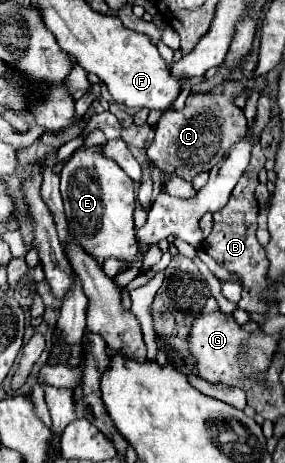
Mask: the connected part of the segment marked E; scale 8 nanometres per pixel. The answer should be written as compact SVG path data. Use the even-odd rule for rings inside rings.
M93 148L75 150L69 164L61 170L61 196L65 202L65 216L75 232L77 242L103 264L107 258L131 262L137 254L133 210L135 210L135 182L123 168L103 158Z

